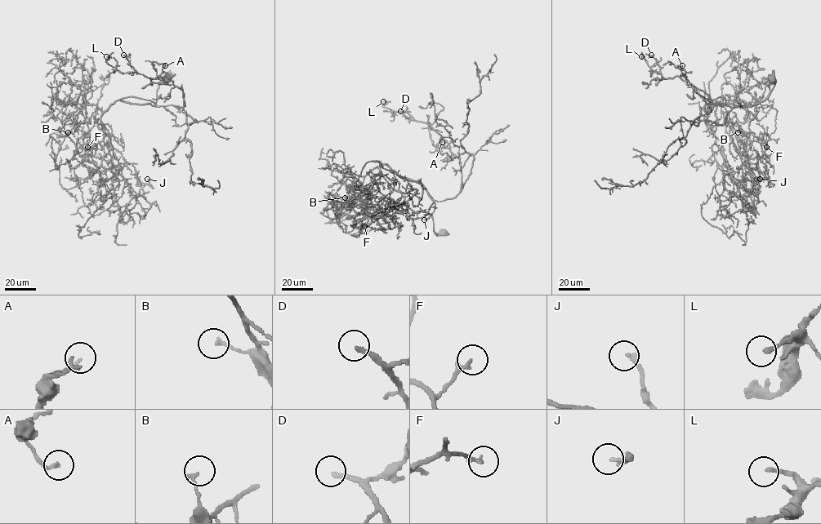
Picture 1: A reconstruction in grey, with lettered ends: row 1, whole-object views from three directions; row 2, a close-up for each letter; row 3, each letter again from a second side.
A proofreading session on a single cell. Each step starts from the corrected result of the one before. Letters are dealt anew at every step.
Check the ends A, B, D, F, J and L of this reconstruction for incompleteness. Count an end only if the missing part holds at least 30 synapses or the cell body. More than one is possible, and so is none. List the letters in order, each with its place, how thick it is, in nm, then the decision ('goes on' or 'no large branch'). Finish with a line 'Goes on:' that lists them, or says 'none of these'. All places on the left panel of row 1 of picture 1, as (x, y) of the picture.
A: (165, 65) | 160 nm | no large branch
B: (68, 132) | 170 nm | no large branch
D: (123, 55) | 200 nm | goes on
F: (87, 147) | 200 nm | goes on
J: (147, 179) | 170 nm | goes on
L: (106, 56) | 180 nm | no large branch
Goes on: D, F, J

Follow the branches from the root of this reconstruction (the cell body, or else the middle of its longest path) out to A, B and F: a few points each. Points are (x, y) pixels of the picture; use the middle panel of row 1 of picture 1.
A: (443, 233), (434, 231), (428, 192), (397, 175), (433, 200), (454, 197), (460, 160), (442, 142)
B: (443, 233), (434, 231), (435, 203), (425, 188), (388, 165), (371, 169), (362, 192), (345, 197)
F: (443, 233), (434, 231), (425, 188), (386, 164), (374, 176), (381, 207), (350, 224), (364, 226)

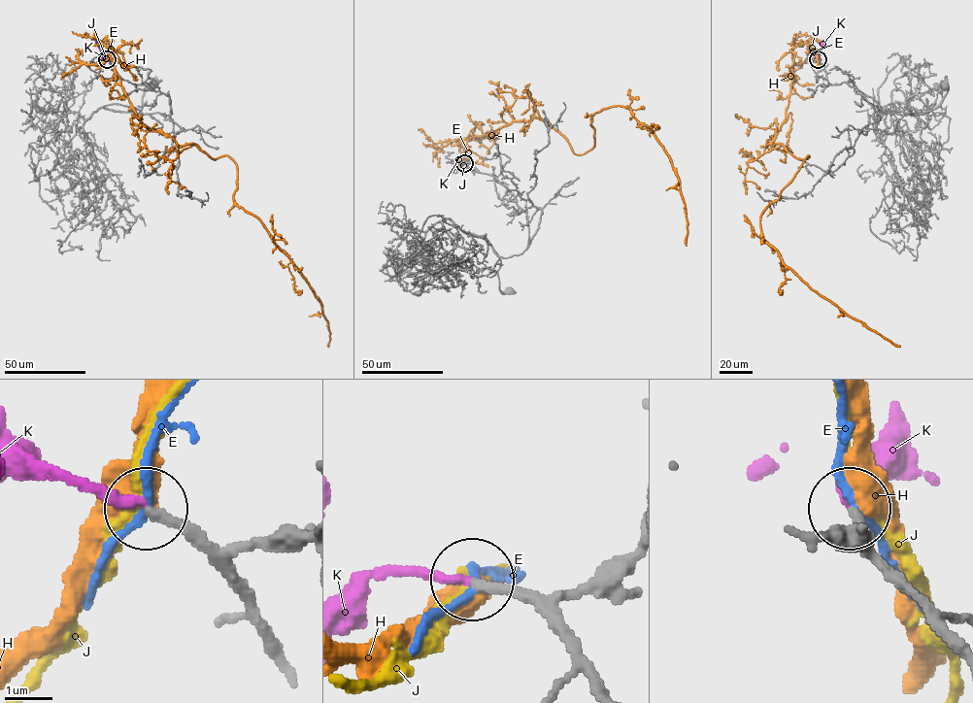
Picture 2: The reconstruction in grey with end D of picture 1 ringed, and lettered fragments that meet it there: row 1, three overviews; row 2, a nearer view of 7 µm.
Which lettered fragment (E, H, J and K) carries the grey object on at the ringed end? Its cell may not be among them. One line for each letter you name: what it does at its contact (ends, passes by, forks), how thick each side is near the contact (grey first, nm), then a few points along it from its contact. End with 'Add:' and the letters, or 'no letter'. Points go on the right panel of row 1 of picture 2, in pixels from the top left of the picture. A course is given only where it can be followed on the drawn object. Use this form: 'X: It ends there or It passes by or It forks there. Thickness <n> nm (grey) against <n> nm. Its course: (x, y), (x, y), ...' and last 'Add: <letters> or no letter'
K: It ends there. Thickness 220 nm (grey) against 200 nm. Its course: (818, 59), (822, 46), (816, 36)
Add: K

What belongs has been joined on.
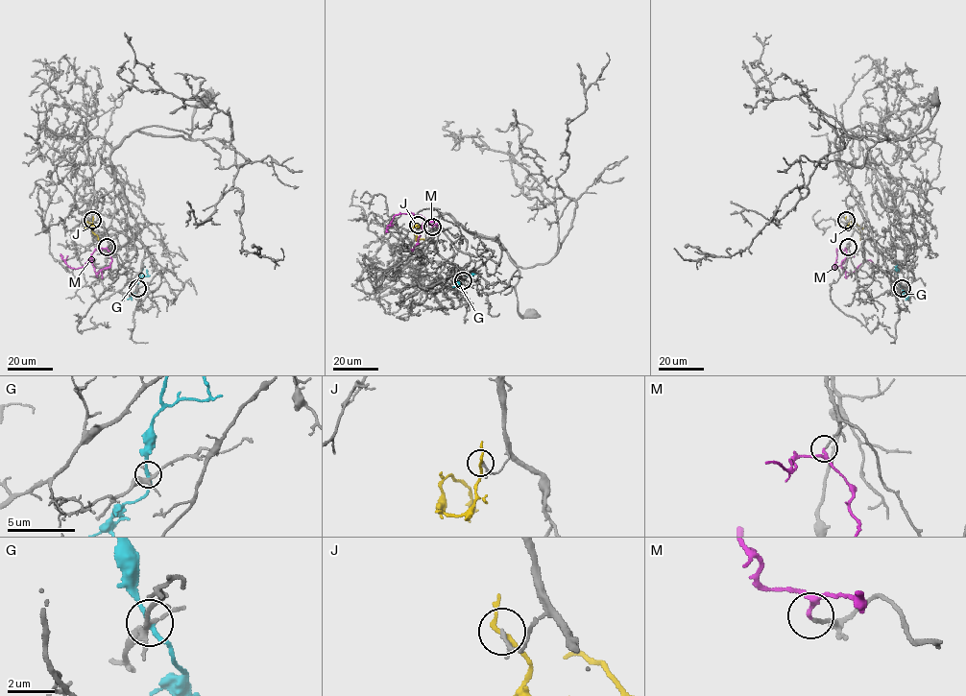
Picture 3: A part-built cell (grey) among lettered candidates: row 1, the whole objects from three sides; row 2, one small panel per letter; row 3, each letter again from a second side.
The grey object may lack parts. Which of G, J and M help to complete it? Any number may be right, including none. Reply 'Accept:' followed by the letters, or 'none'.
Accept: M

